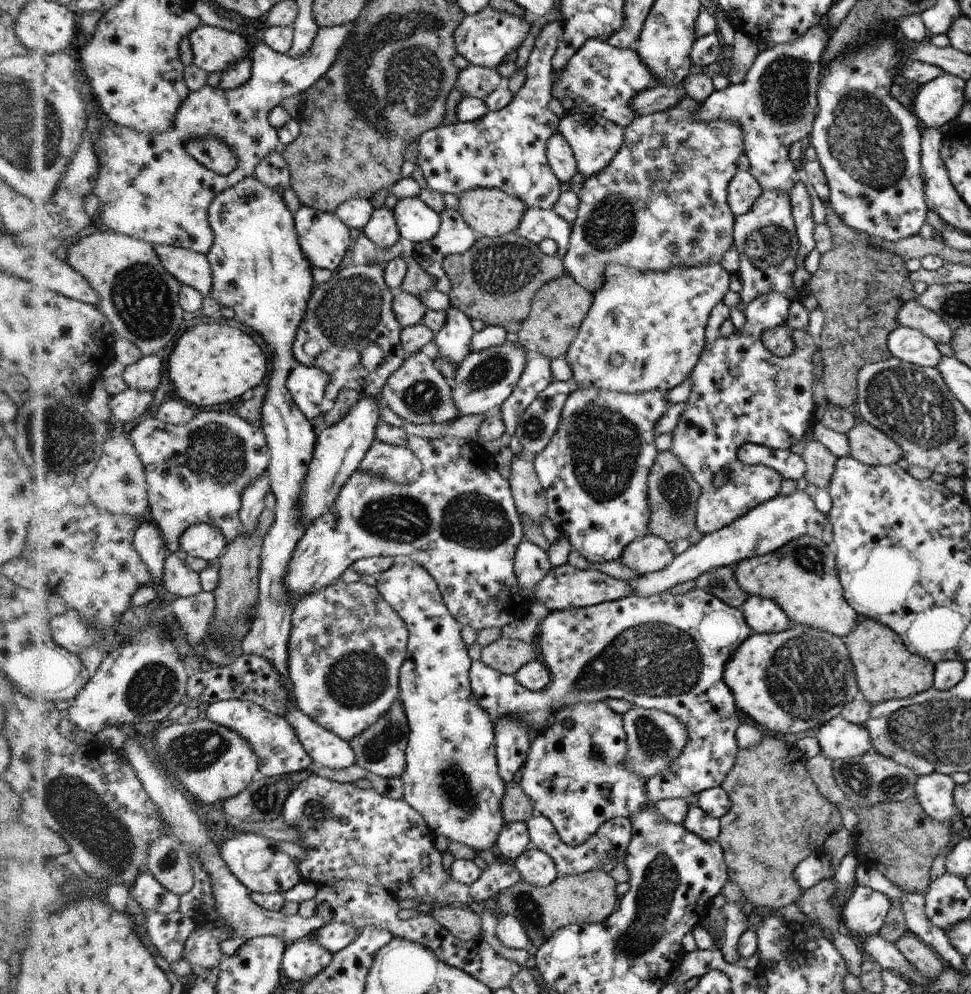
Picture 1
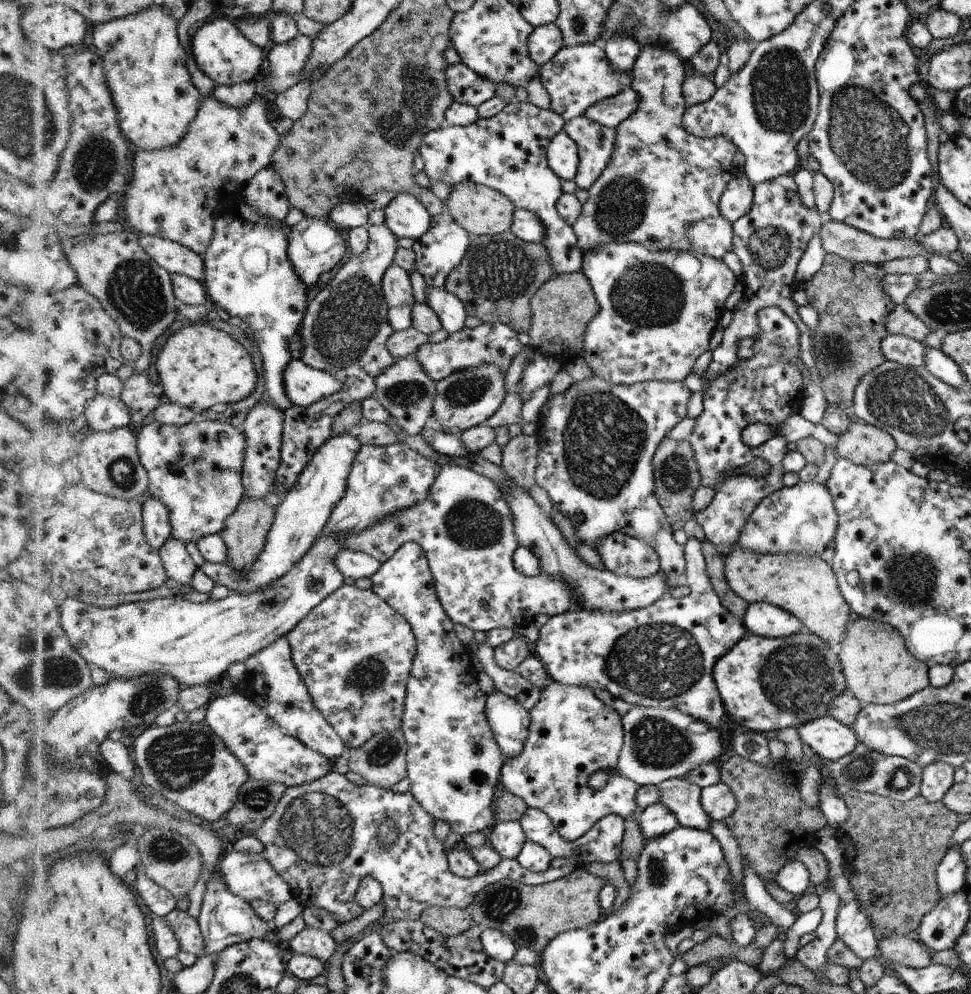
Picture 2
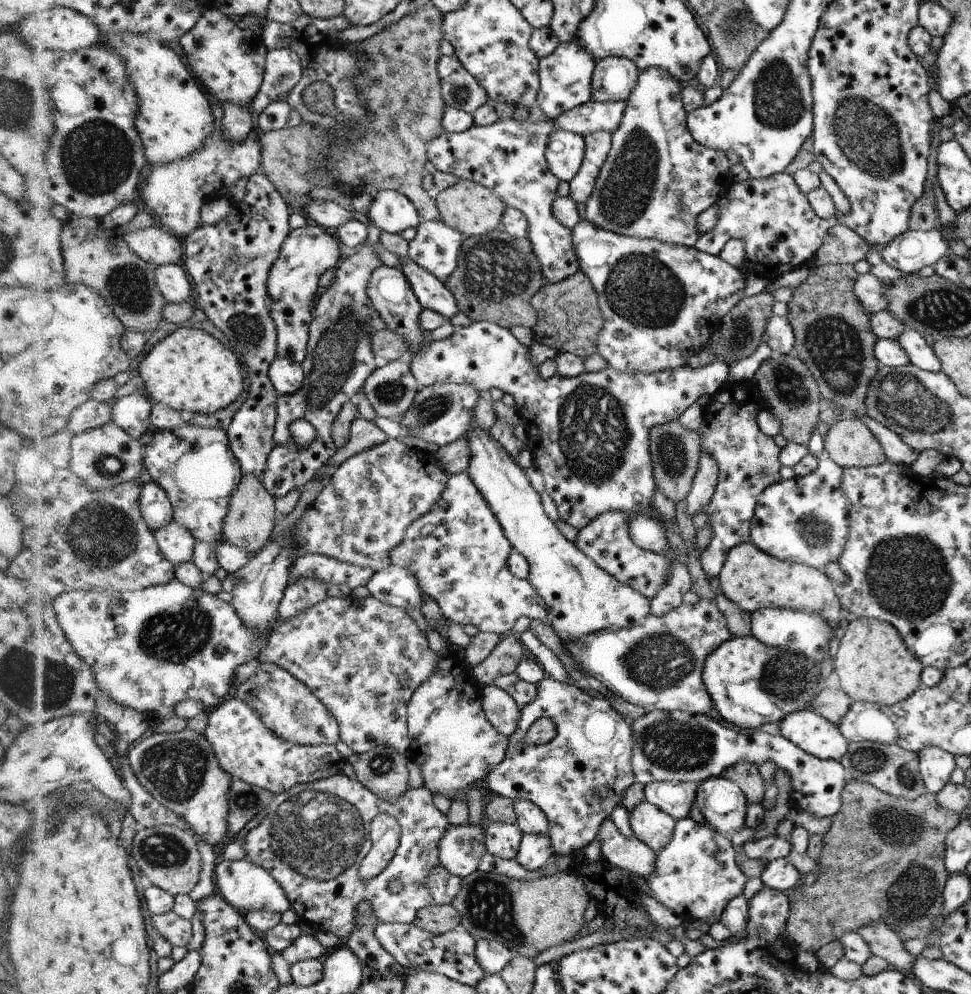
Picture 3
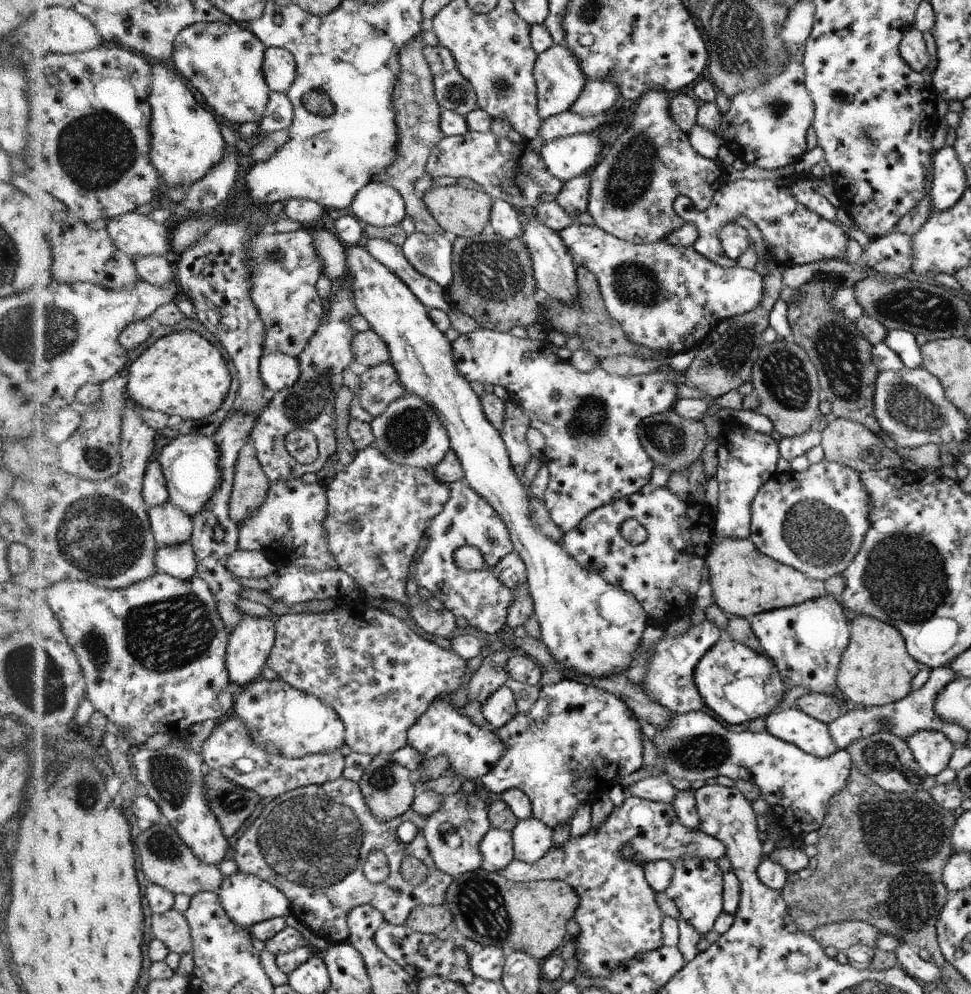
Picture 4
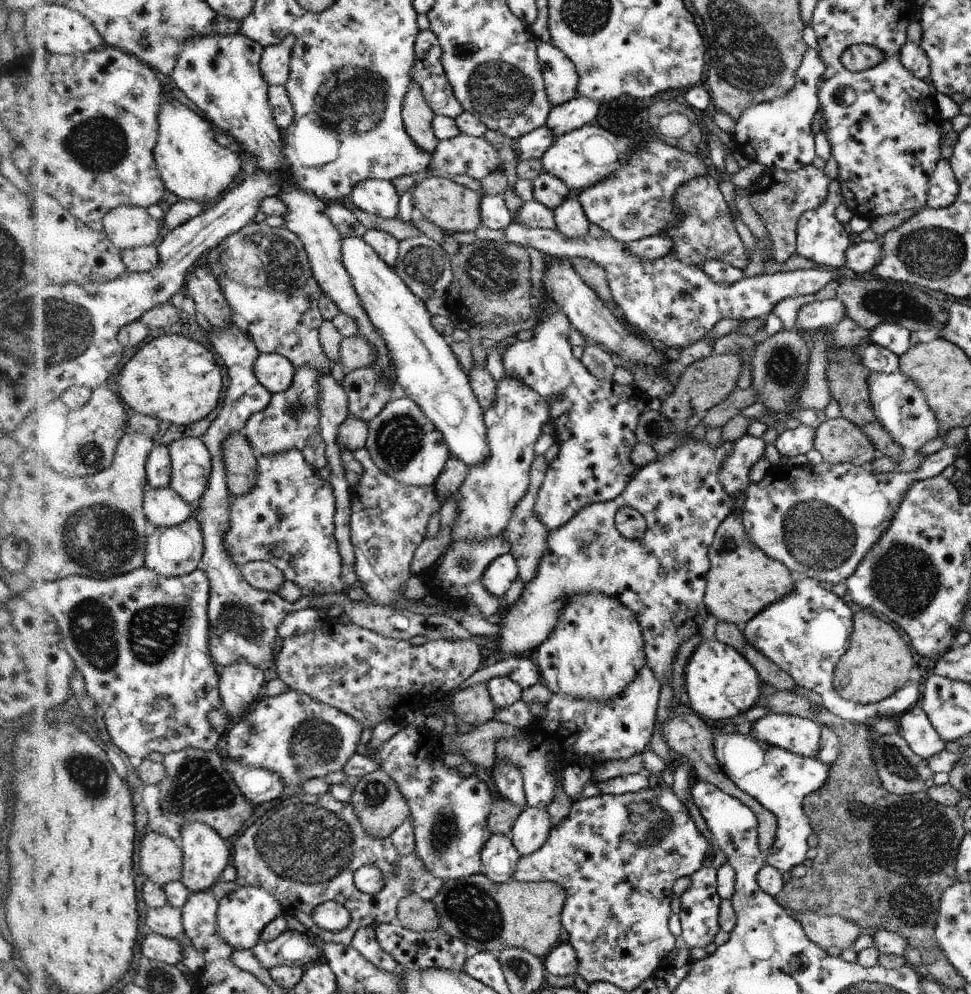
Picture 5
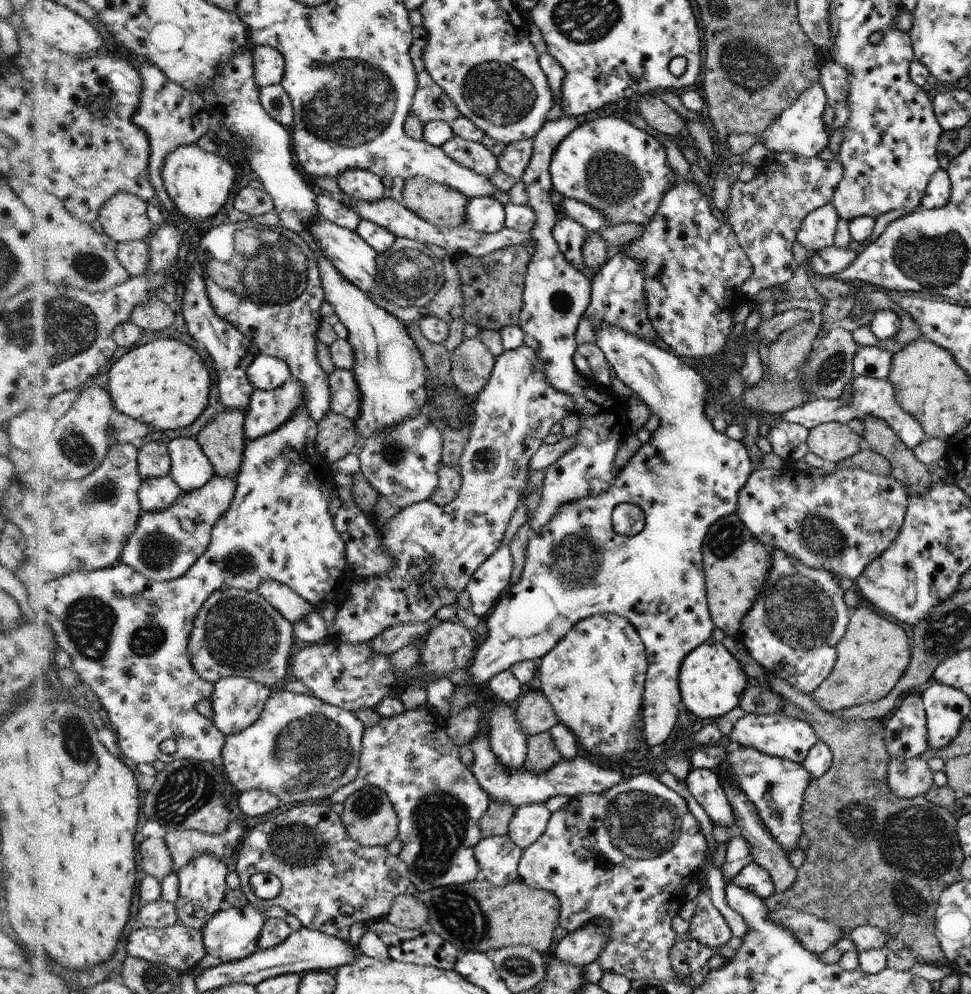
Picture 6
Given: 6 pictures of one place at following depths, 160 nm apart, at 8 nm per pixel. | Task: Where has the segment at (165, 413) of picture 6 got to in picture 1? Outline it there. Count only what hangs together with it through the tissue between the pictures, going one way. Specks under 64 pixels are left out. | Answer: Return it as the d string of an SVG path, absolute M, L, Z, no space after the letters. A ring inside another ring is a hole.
M222 323L188 324L179 336L169 358L169 376L176 395L199 410L226 407L231 400L245 395L248 390L260 386L270 370L270 356L266 356L262 344L244 330Z

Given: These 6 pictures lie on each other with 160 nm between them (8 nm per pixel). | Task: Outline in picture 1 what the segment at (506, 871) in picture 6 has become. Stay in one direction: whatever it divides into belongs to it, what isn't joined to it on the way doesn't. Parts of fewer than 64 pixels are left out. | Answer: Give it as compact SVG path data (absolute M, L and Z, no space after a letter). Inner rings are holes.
M524 821L506 823L498 840L496 840L495 851L504 860L513 860L532 846L529 837L528 824Z

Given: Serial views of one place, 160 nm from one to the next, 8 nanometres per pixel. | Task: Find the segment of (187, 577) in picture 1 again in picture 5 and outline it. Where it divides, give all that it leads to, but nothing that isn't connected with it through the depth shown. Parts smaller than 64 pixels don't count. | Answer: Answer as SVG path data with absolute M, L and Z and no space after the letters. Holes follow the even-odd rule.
M172 485L148 486L145 509L153 528L178 526L194 514L193 508Z

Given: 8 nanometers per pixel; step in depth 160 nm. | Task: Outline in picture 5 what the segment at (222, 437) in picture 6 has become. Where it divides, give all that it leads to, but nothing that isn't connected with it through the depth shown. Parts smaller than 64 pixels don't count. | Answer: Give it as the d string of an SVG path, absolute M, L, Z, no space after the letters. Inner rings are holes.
M246 432L232 433L223 444L227 479L234 495L246 495L260 480L259 454Z

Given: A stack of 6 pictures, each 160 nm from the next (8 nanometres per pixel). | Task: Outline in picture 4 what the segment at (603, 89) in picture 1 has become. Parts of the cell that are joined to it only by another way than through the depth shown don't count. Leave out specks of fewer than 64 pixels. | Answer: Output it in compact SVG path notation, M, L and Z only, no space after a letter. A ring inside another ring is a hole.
M554 45L537 55L536 60L537 96L540 98L539 107L542 121L549 116L557 115L569 110L581 96L581 92L588 85L585 71L580 62L565 45Z

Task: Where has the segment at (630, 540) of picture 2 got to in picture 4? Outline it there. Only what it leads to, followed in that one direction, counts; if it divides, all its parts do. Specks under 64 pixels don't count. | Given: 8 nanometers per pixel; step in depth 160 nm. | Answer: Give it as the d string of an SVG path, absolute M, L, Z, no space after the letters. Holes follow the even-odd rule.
M646 483L644 487L641 488L640 491L634 492L633 495L629 497L614 501L613 503L607 504L604 507L597 508L596 510L589 512L588 515L585 516L584 519L578 523L577 527L574 527L572 531L568 531L564 533L564 536L561 538L560 542L562 546L564 546L565 551L571 556L574 557L574 560L577 560L577 563L580 566L584 566L584 568L588 569L590 572L595 572L600 574L606 582L610 582L614 586L623 588L626 592L632 593L637 601L642 605L642 608L646 611L649 622L654 625L665 630L669 623L674 622L681 616L689 616L690 612L692 612L693 607L696 605L697 600L697 592L701 588L701 582L703 576L705 575L705 570L707 568L708 554L709 550L712 547L712 541L714 540L714 534L716 531L716 514L705 502L698 503L693 501L689 497L689 492L687 499L680 498L676 493L671 492L666 485L663 487L658 487L654 484ZM626 519L636 519L644 524L644 528L647 531L647 539L642 544L633 545L630 544L629 541L625 539L621 535L621 527L624 524Z

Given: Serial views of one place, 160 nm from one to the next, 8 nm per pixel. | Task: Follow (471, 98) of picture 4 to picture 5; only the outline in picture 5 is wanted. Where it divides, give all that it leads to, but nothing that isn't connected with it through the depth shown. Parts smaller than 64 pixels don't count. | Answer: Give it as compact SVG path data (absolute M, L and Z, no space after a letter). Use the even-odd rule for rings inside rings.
M430 29L418 35L415 48L416 65L412 68L412 79L422 88L424 98L436 115L451 119L459 117L465 110L454 96L447 81L442 63L441 48L436 35Z

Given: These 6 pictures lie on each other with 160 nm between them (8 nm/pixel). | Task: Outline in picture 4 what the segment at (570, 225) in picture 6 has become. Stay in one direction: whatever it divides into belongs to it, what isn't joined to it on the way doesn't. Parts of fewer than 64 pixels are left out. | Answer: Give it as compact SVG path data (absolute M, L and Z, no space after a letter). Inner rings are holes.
M590 174L580 175L564 182L564 186L557 194L555 201L571 216L573 221L579 214L588 209L590 194Z

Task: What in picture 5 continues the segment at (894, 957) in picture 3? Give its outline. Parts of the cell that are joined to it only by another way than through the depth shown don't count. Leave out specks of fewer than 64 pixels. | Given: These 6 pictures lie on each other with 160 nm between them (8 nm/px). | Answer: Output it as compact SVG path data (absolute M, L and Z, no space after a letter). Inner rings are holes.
M793 913L805 929L806 936L826 951L830 946L839 946L842 950L852 946L852 943L866 931L855 922L848 921L838 915L814 913Z

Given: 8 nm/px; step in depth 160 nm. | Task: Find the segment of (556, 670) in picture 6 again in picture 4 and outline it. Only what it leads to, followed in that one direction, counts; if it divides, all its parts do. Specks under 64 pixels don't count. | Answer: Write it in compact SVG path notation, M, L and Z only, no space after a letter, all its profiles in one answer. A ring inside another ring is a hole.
M352 245L346 248L346 252L348 275L352 281L357 312L366 318L371 329L387 344L389 362L396 369L401 387L405 389L406 394L420 397L432 406L449 433L452 451L458 456L465 472L464 481L493 505L509 528L514 551L525 561L525 568L528 570L527 583L533 600L533 615L538 620L541 641L546 645L550 656L564 668L594 678L626 674L626 670L634 663L634 654L639 651L644 632L650 624L646 611L632 593L606 582L600 574L580 566L577 560L565 551L560 541L544 536L539 527L533 524L529 515L529 496L523 487L523 480L517 476L512 466L505 441L497 427L485 415L481 399L474 393L469 381L458 372L453 345L429 316L428 308L418 300L401 277L386 268L386 265L375 258L364 245Z

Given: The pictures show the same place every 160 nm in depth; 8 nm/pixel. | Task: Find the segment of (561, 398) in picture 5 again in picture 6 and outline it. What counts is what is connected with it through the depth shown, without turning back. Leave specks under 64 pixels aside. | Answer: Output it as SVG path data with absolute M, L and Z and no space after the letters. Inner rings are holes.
M566 114L558 120L546 123L534 137L532 156L520 178L527 192L527 205L534 211L536 220L530 232L532 234L530 244L534 247L534 254L532 262L528 264L528 274L525 275L525 292L518 325L540 345L535 351L549 383L555 389L573 396L574 414L585 418L582 427L574 436L573 450L569 450L546 468L541 503L528 520L532 534L546 526L564 504L585 496L600 495L612 486L613 480L620 472L615 462L616 450L620 446L620 440L626 438L626 432L630 430L626 399L617 395L614 390L609 392L610 388L582 376L572 363L572 355L578 345L575 341L576 329L591 301L592 280L590 274L578 270L566 260L558 248L557 241L554 240L553 226L557 223L559 208L554 206L550 198L553 185L549 164L553 160L557 146L577 126L574 117Z

